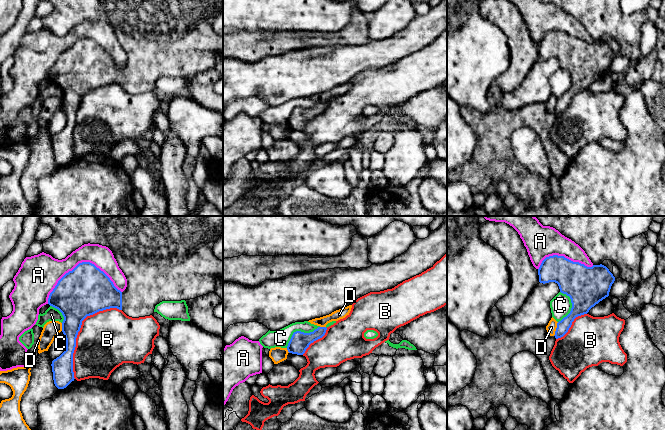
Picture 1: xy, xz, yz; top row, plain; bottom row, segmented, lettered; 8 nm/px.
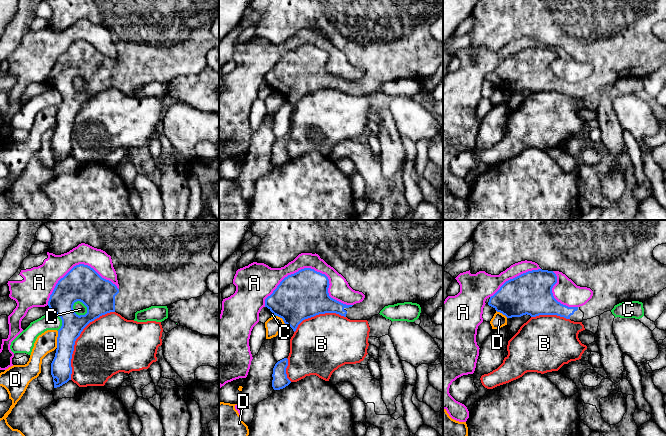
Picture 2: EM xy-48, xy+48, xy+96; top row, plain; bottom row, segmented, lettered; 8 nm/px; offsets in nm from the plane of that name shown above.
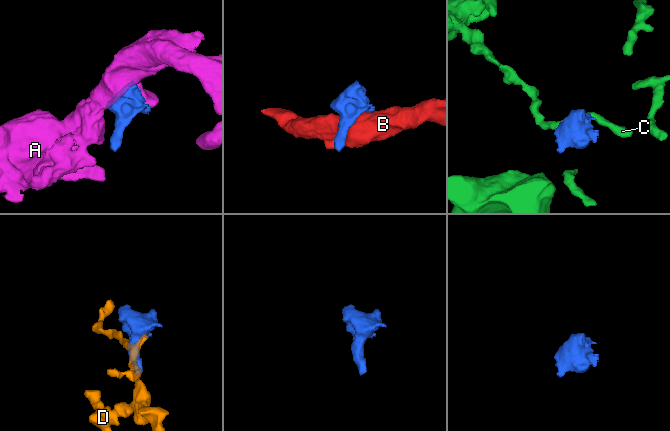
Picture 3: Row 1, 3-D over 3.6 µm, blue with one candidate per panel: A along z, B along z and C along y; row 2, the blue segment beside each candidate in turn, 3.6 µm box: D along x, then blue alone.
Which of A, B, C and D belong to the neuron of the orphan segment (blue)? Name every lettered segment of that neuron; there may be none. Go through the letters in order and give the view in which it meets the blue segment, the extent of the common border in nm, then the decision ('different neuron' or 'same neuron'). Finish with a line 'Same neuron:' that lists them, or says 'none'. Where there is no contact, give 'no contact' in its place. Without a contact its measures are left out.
A: xy | 600 nm | different neuron
B: xy | 700 nm | different neuron
C: xz | 320 nm | different neuron
D: yz | 120 nm | different neuron
Same neuron: none

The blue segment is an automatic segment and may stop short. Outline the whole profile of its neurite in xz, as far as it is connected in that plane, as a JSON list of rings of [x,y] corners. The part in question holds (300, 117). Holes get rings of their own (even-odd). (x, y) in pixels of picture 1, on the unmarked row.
[[[318,103],[310,109],[304,109],[301,107],[294,108],[287,122],[288,128],[303,131],[311,119],[325,111],[326,106],[326,103]]]

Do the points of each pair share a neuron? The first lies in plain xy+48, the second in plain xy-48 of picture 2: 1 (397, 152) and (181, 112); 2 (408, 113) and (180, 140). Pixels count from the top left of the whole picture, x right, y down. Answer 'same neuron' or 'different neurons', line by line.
1: different neurons
2: same neuron

